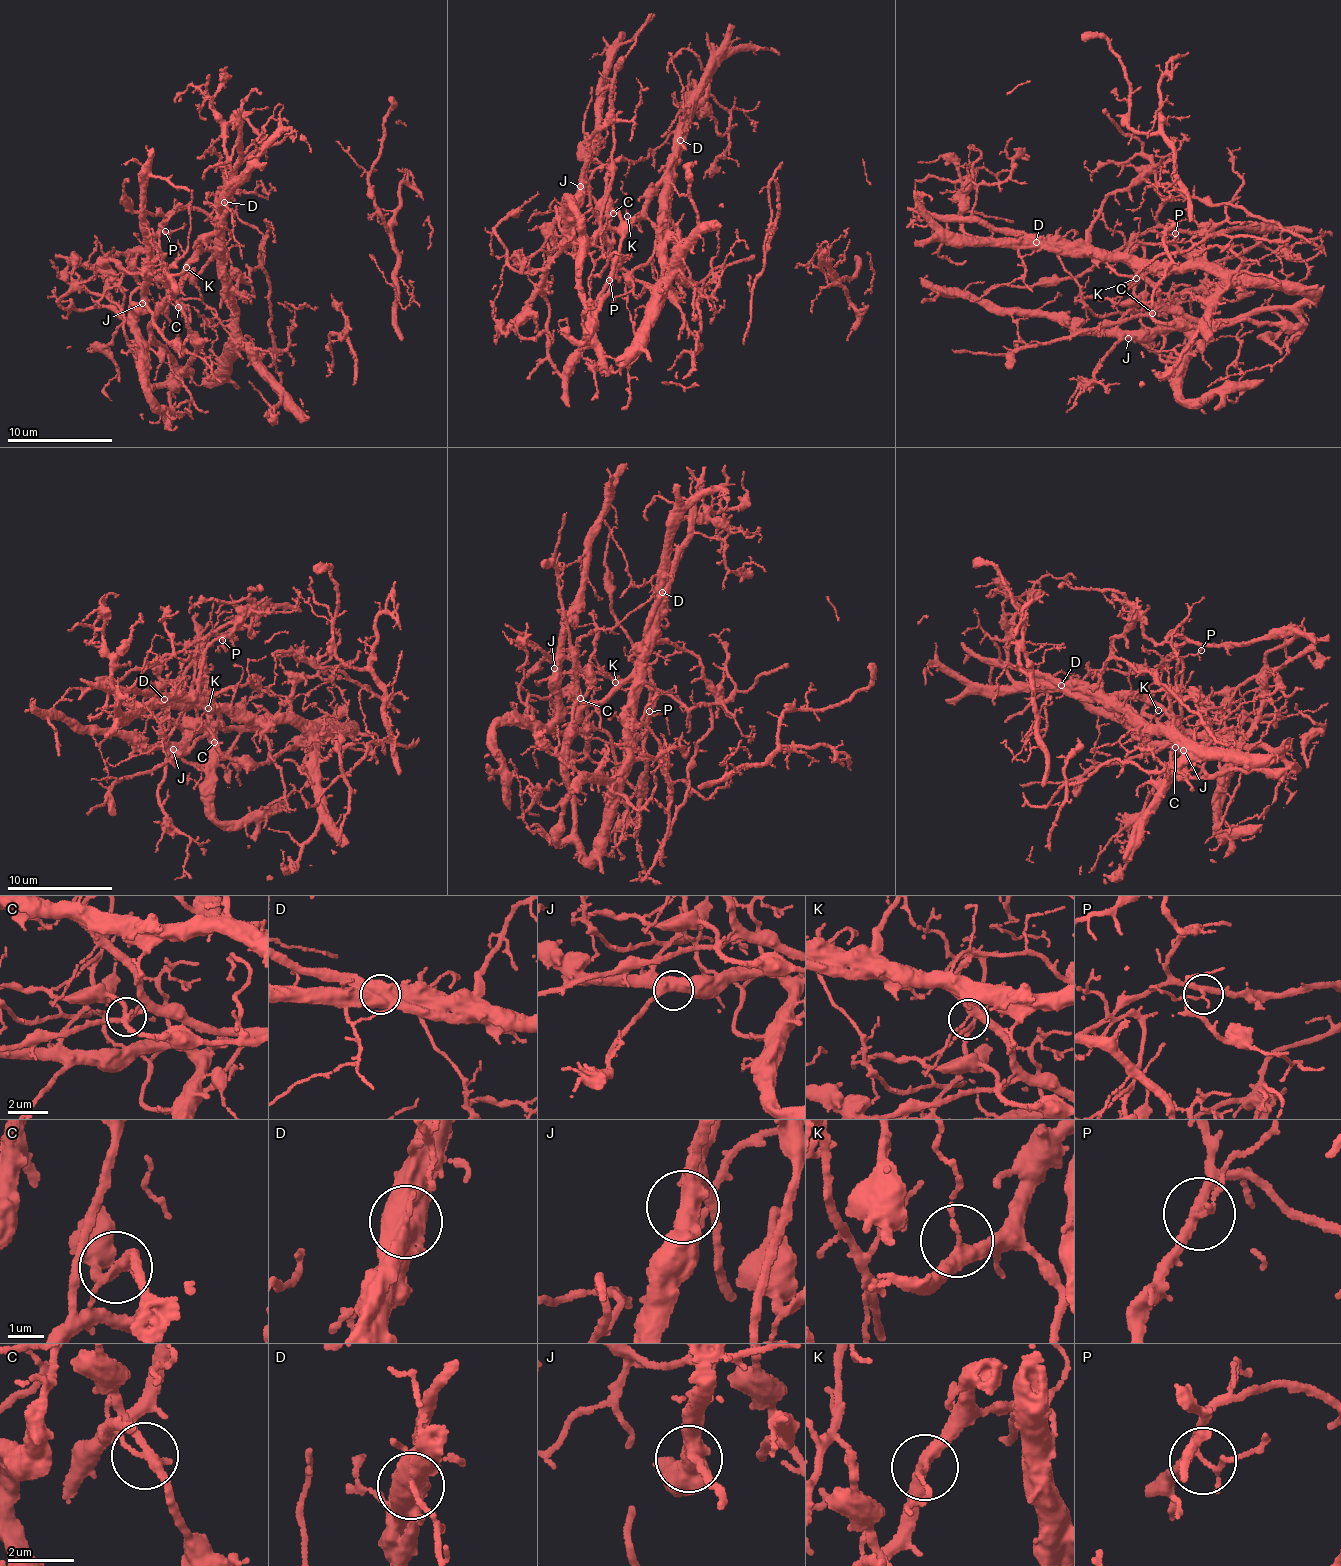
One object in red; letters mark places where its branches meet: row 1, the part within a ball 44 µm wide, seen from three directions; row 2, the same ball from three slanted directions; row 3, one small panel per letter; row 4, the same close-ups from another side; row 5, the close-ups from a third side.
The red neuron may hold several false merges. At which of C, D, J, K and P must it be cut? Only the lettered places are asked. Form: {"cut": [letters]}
{"cut": ["C", "D"]}

